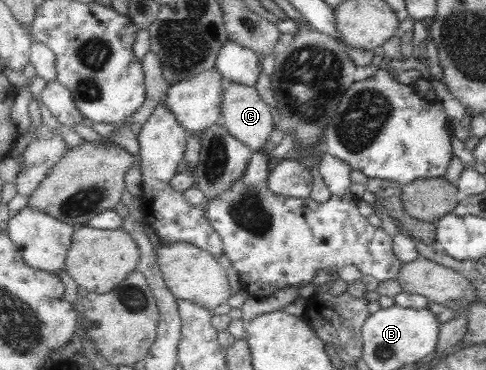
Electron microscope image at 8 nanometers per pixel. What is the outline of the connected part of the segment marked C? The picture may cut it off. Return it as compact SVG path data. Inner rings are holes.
M226 80L223 114L221 116L221 123L229 129L229 133L249 146L252 152L263 151L263 146L269 142L277 122L274 108L264 100L264 97L255 87L228 80Z

